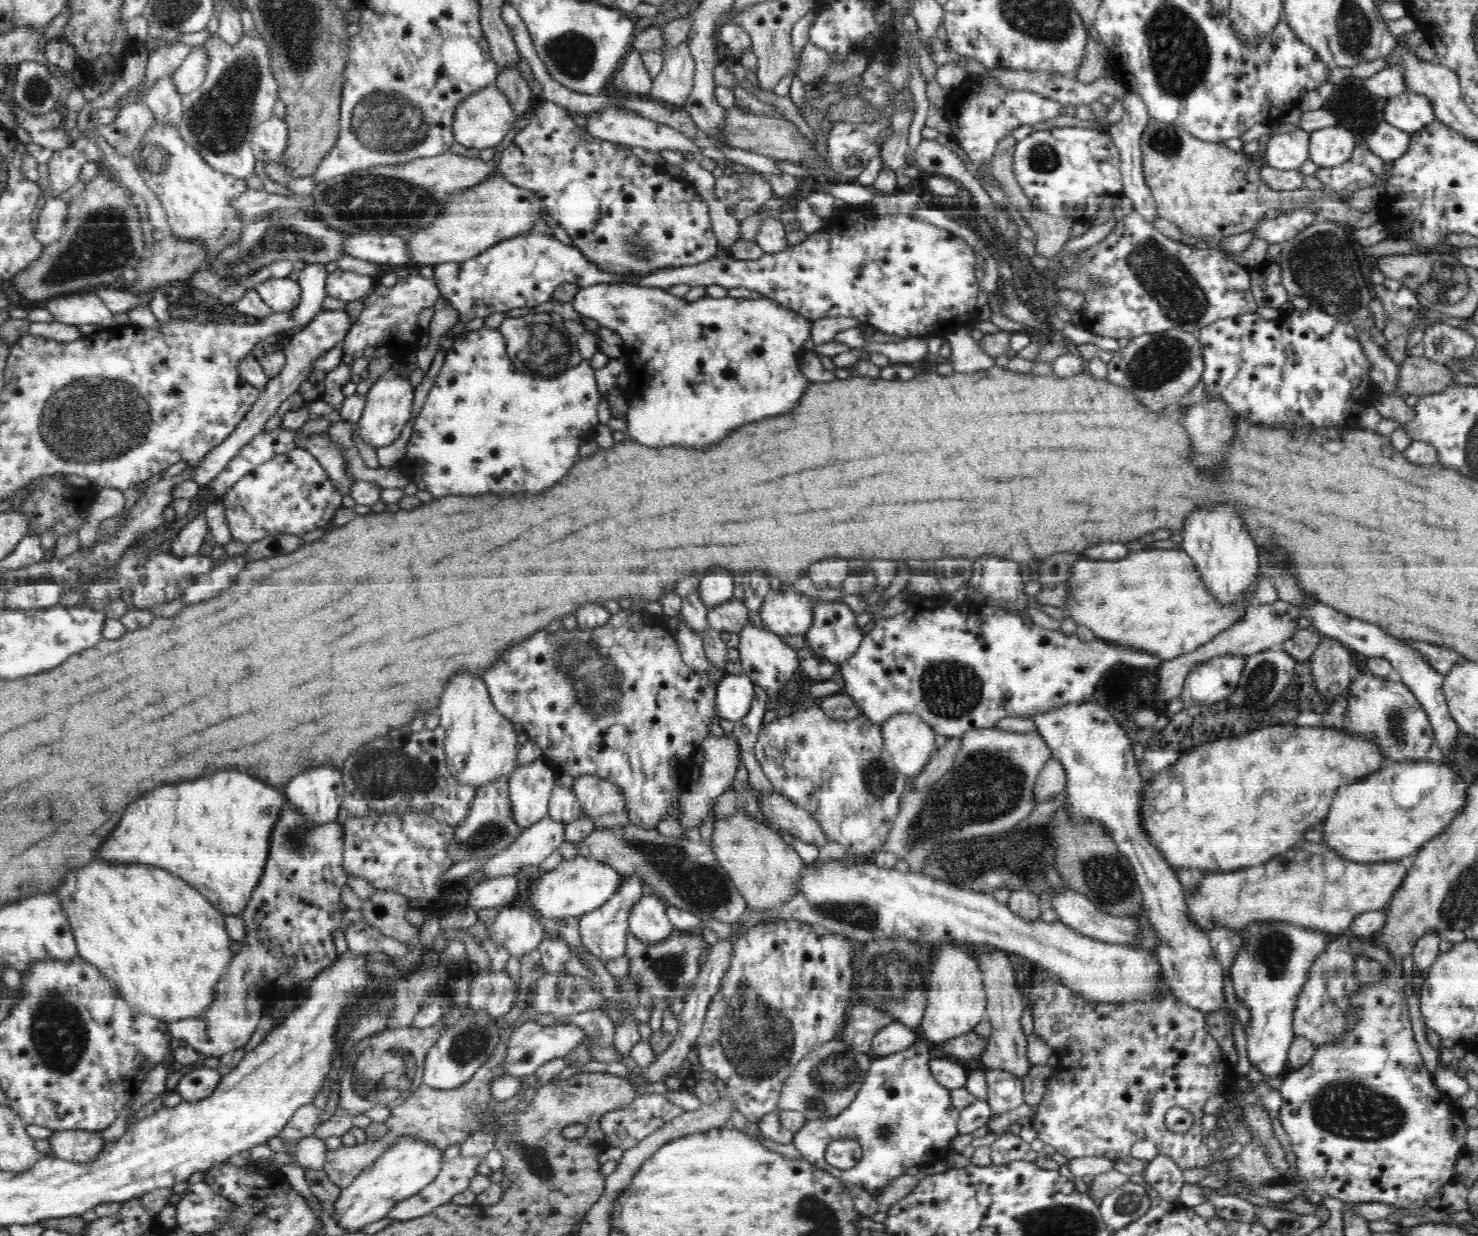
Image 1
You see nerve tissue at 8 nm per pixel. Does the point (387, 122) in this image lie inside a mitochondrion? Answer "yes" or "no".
yes

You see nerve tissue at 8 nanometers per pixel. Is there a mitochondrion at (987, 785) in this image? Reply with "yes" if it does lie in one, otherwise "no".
yes

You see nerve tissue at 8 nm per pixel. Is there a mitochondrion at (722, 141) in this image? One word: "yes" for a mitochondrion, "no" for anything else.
no

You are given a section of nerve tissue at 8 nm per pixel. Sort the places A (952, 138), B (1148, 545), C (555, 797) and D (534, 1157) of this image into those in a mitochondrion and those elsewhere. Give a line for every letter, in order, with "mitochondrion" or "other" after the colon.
A: other
B: other
C: other
D: mitochondrion

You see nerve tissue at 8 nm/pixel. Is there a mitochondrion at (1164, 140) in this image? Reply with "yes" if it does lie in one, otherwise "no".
yes

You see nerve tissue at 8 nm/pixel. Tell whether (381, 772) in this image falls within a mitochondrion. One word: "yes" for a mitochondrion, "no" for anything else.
yes

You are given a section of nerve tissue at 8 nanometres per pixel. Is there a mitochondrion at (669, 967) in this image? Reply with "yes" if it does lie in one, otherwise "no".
yes

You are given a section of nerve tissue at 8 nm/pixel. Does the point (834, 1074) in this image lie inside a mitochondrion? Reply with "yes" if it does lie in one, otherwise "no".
yes

